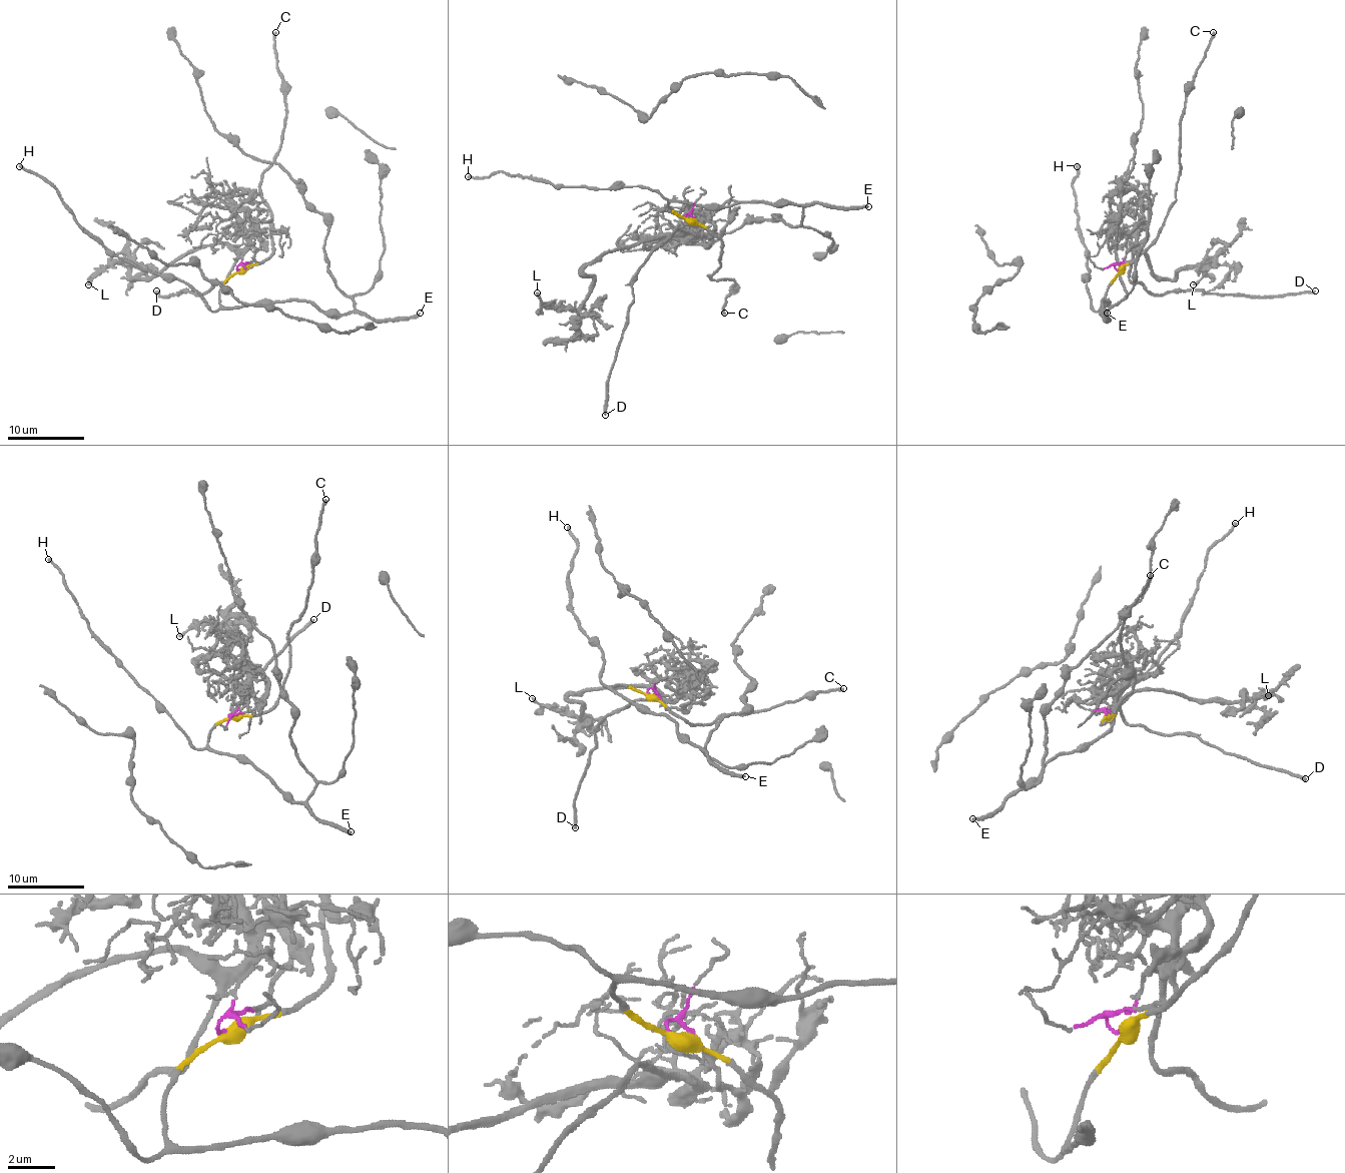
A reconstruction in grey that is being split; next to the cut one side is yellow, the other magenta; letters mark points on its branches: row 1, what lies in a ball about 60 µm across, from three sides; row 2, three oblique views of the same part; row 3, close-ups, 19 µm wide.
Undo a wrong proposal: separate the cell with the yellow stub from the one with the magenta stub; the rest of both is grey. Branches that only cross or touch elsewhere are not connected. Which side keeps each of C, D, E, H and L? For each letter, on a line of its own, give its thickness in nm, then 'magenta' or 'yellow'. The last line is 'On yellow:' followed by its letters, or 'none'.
C: 260 nm | yellow
D: 240 nm | magenta
E: 280 nm | yellow
H: 220 nm | yellow
L: 200 nm | magenta
On yellow: C, E, H

